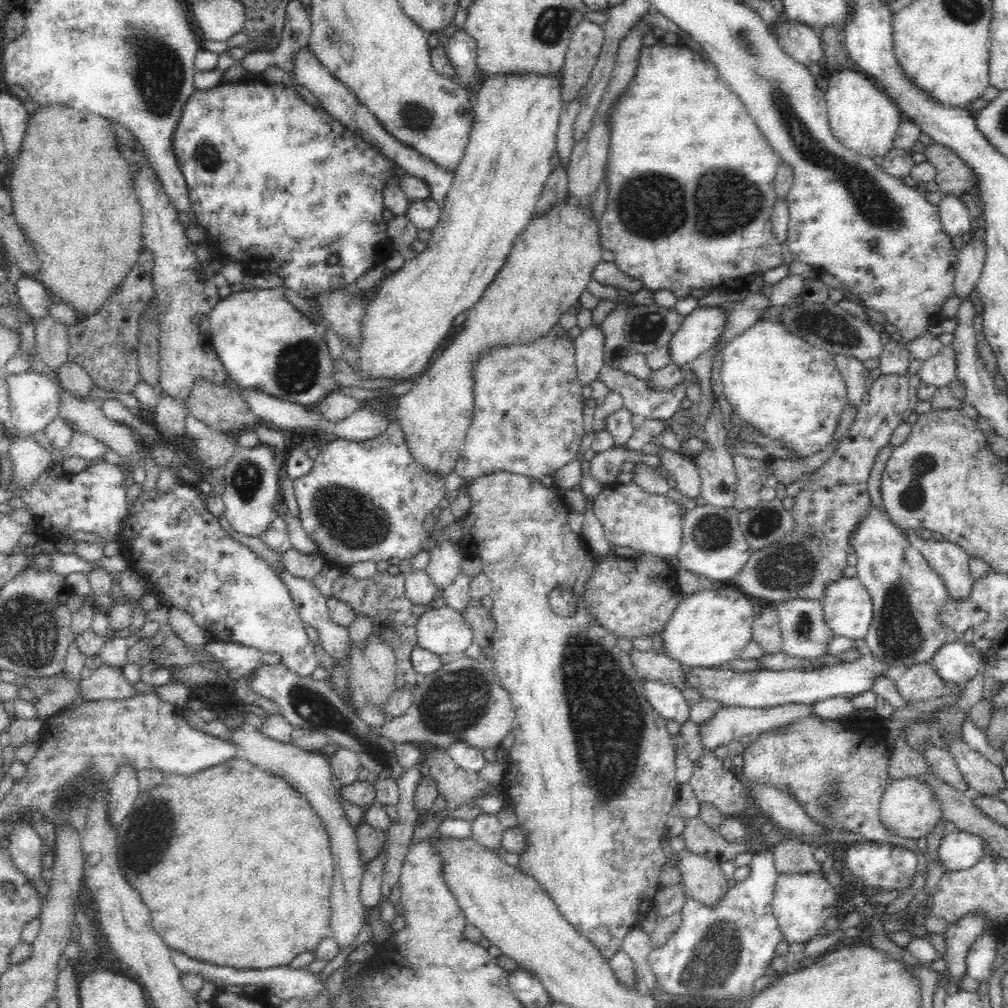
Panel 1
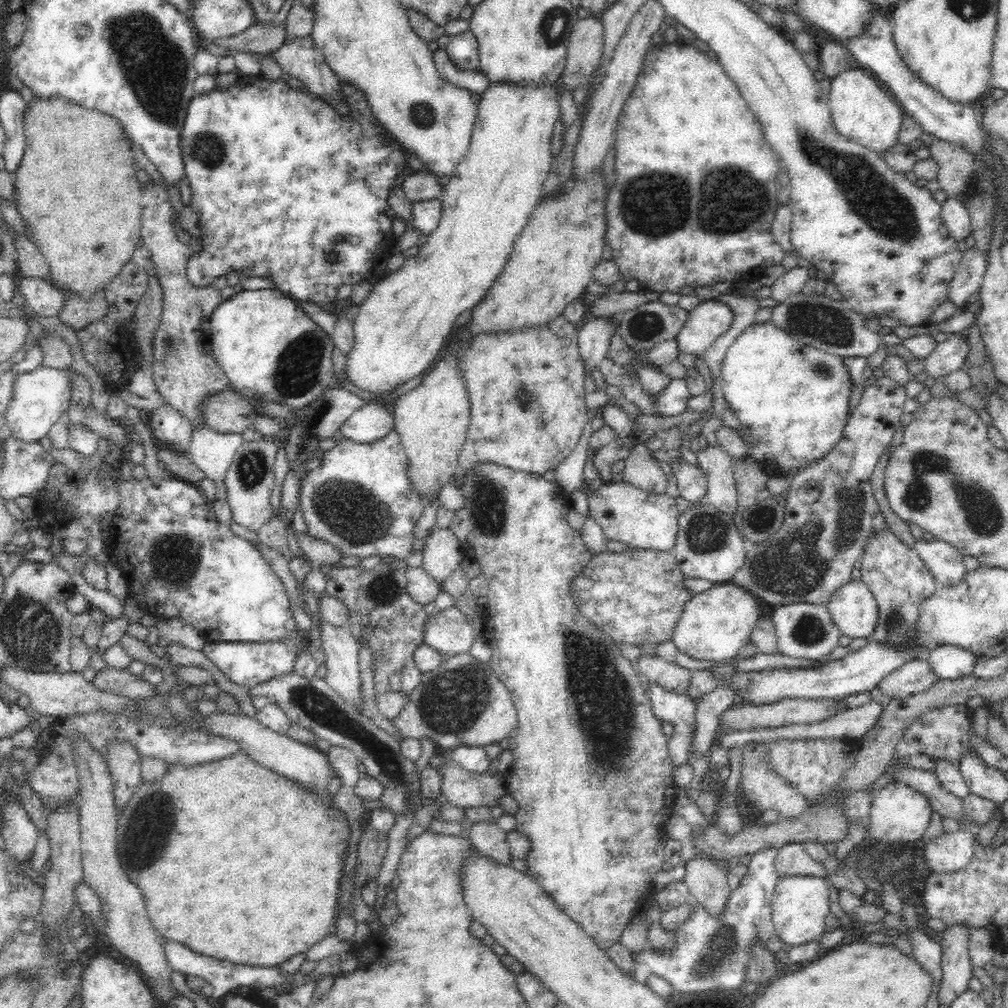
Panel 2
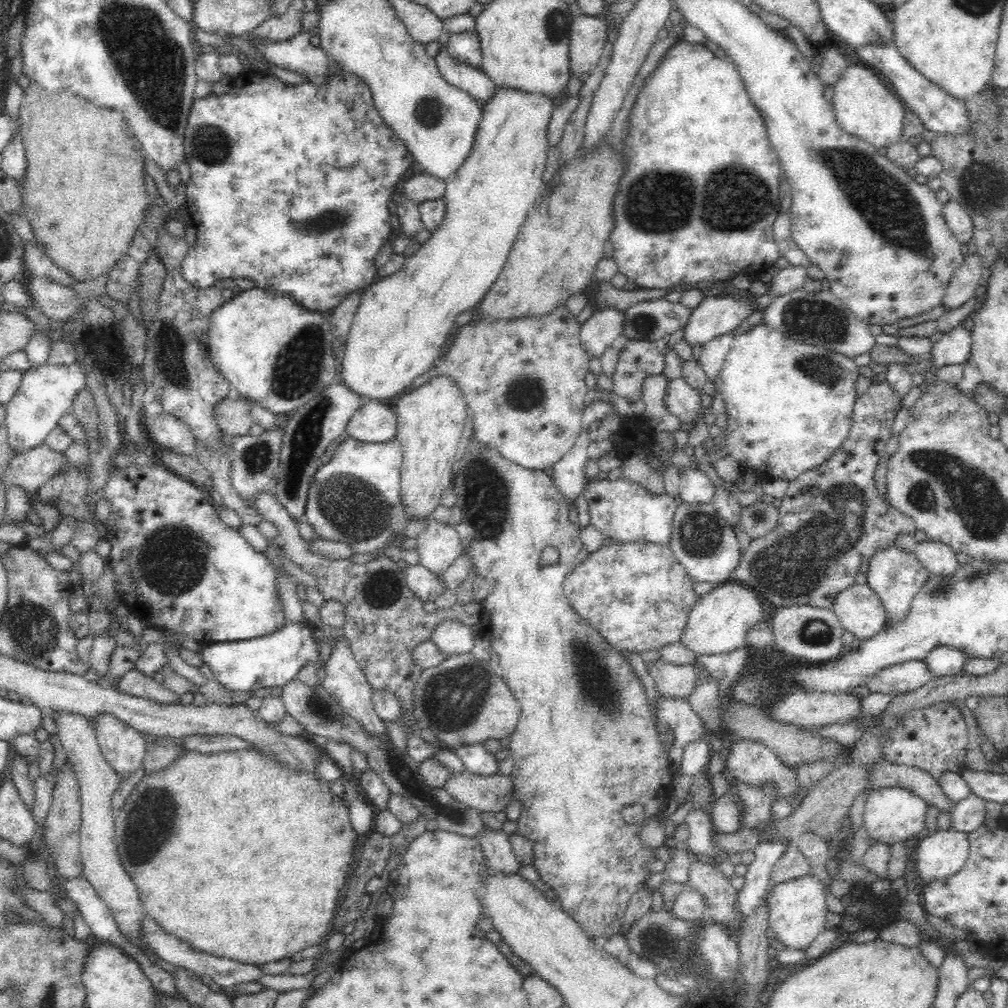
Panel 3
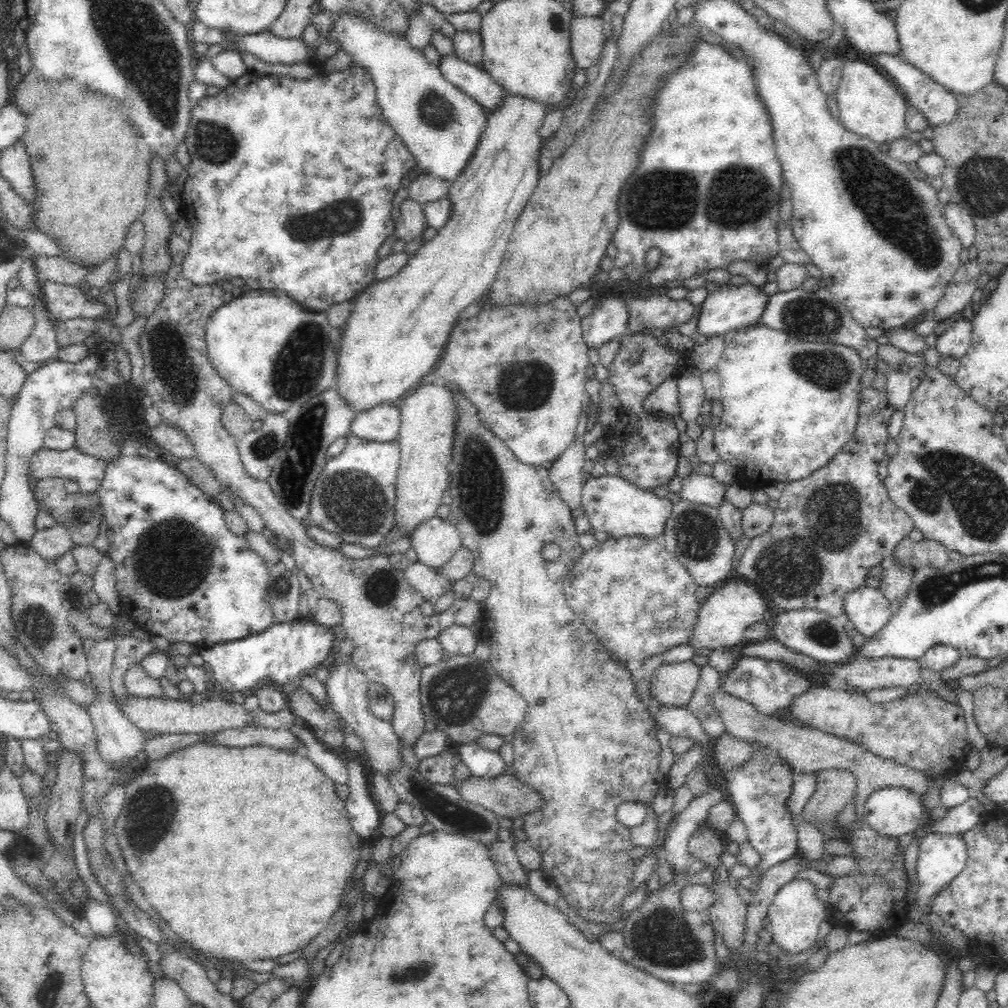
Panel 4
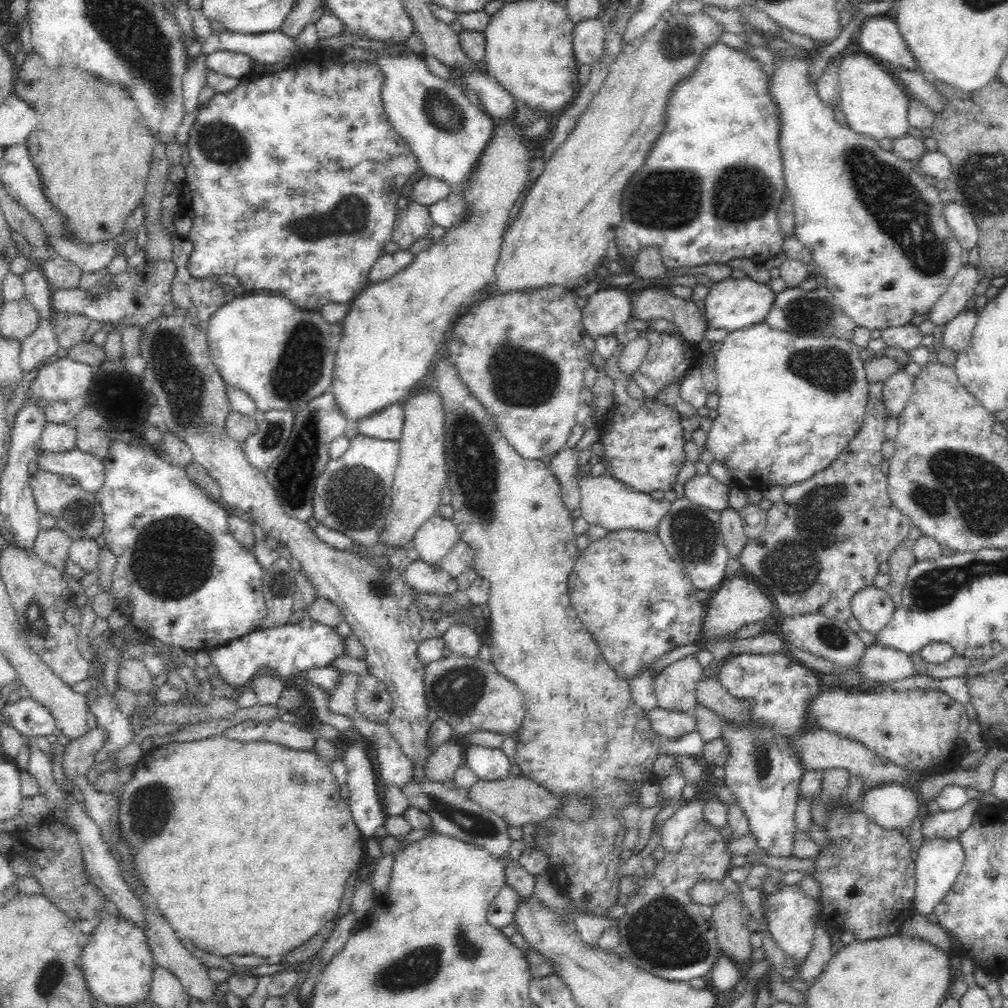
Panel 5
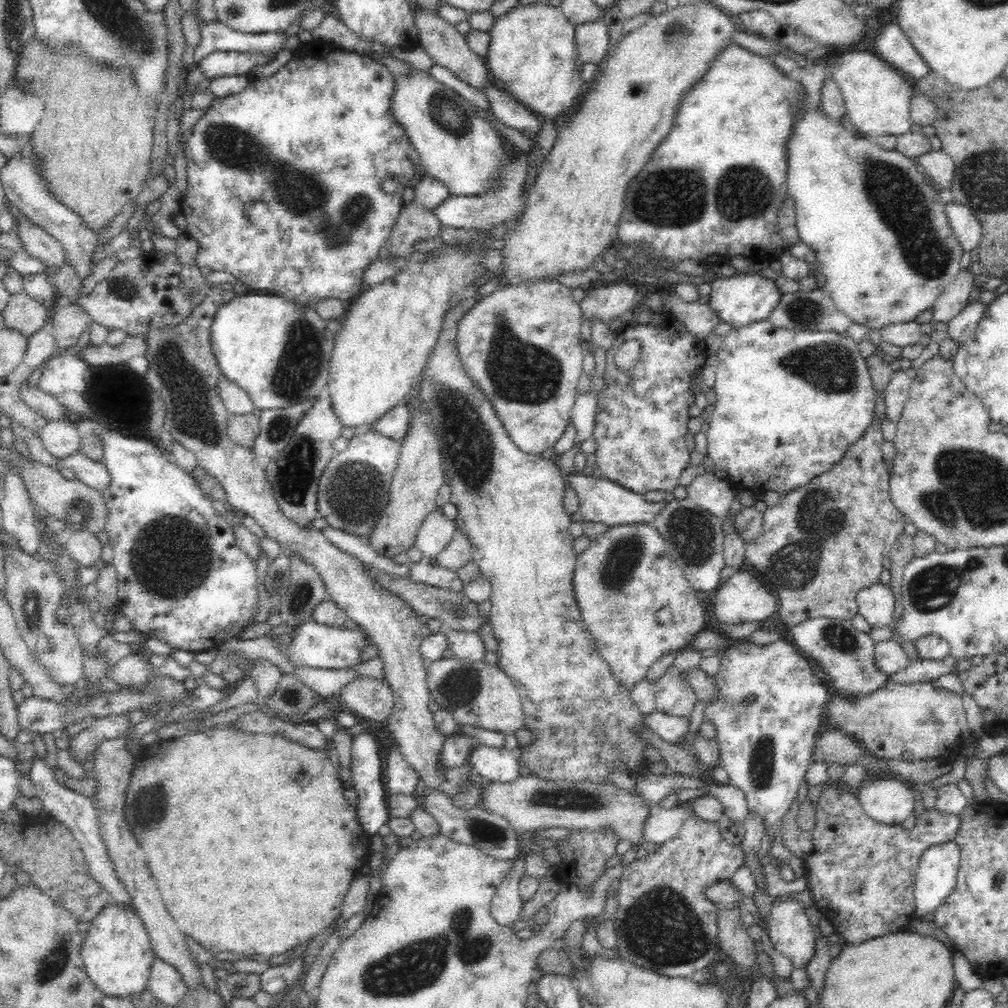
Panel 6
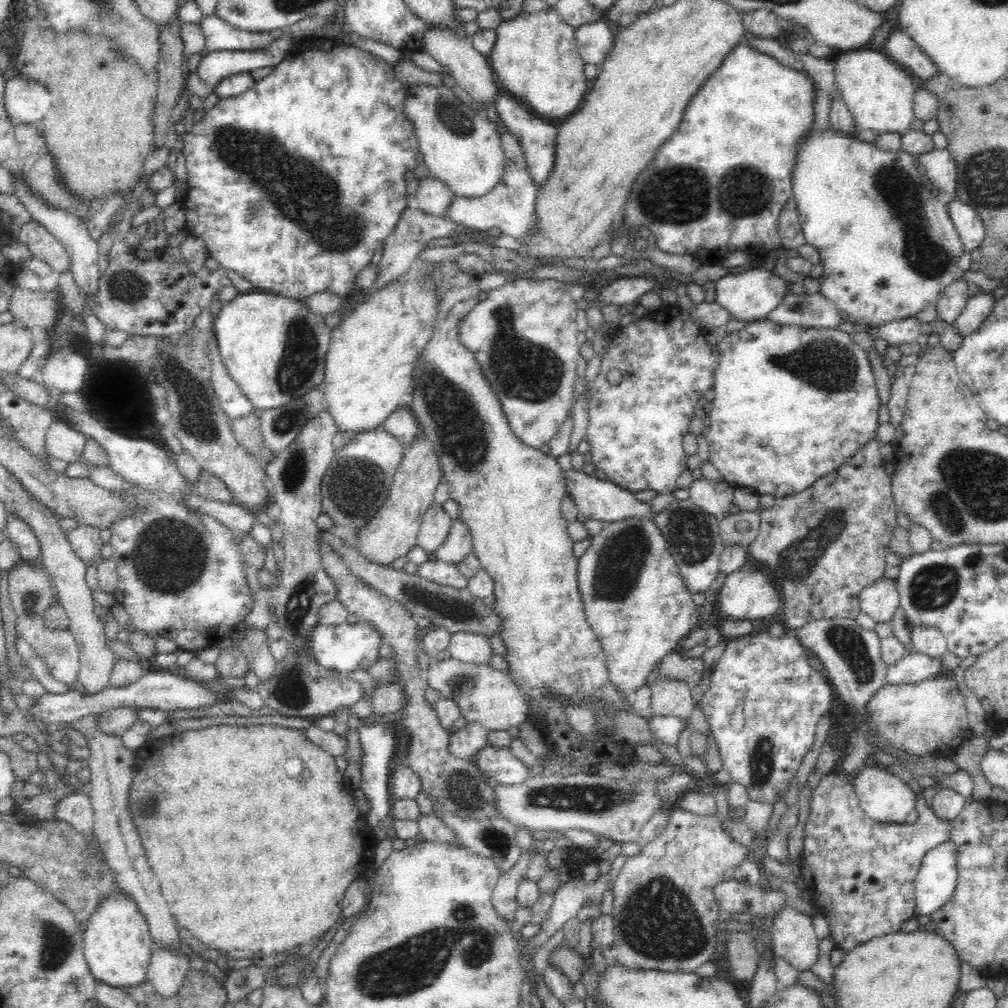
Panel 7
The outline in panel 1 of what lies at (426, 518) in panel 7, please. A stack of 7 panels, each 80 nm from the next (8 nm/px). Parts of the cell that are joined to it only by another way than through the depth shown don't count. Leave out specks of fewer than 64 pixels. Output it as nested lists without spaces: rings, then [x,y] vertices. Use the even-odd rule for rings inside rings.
[[[444,539],[438,546],[429,550],[430,562],[426,572],[438,589],[450,586],[461,573],[462,547]]]

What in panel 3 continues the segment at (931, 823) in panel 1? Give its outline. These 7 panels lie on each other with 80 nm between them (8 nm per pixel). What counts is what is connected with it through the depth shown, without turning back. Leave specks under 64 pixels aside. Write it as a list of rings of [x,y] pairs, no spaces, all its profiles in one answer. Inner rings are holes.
[[[890,786],[876,789],[868,796],[863,809],[863,825],[869,837],[891,846],[918,837],[925,830],[927,802],[911,790]]]

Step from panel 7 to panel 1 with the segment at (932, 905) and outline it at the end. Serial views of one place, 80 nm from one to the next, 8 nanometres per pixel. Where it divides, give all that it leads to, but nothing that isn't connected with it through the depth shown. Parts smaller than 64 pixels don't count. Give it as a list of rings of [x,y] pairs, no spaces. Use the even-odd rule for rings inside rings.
[[[954,831],[943,837],[938,858],[947,871],[974,866],[984,855],[983,840],[968,832]]]

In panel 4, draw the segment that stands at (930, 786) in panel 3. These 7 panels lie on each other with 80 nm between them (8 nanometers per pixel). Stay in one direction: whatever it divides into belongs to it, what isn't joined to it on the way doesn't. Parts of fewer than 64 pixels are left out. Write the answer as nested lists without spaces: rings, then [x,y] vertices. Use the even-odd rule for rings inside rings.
[[[721,689],[712,696],[712,705],[718,710],[726,734],[760,747],[770,747],[797,775],[827,769],[847,769],[854,773],[854,777],[858,779],[858,798],[854,802],[859,804],[860,809],[875,790],[886,787],[908,789],[923,798],[931,781],[921,771],[877,756],[849,739],[762,714],[752,704],[726,694]]]

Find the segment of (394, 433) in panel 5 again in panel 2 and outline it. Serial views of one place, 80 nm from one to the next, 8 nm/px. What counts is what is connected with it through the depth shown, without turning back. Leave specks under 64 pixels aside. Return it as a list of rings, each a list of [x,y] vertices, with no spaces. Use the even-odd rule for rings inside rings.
[[[365,402],[346,422],[342,422],[337,438],[346,437],[357,443],[369,443],[382,438],[395,426],[393,416],[386,408]]]

